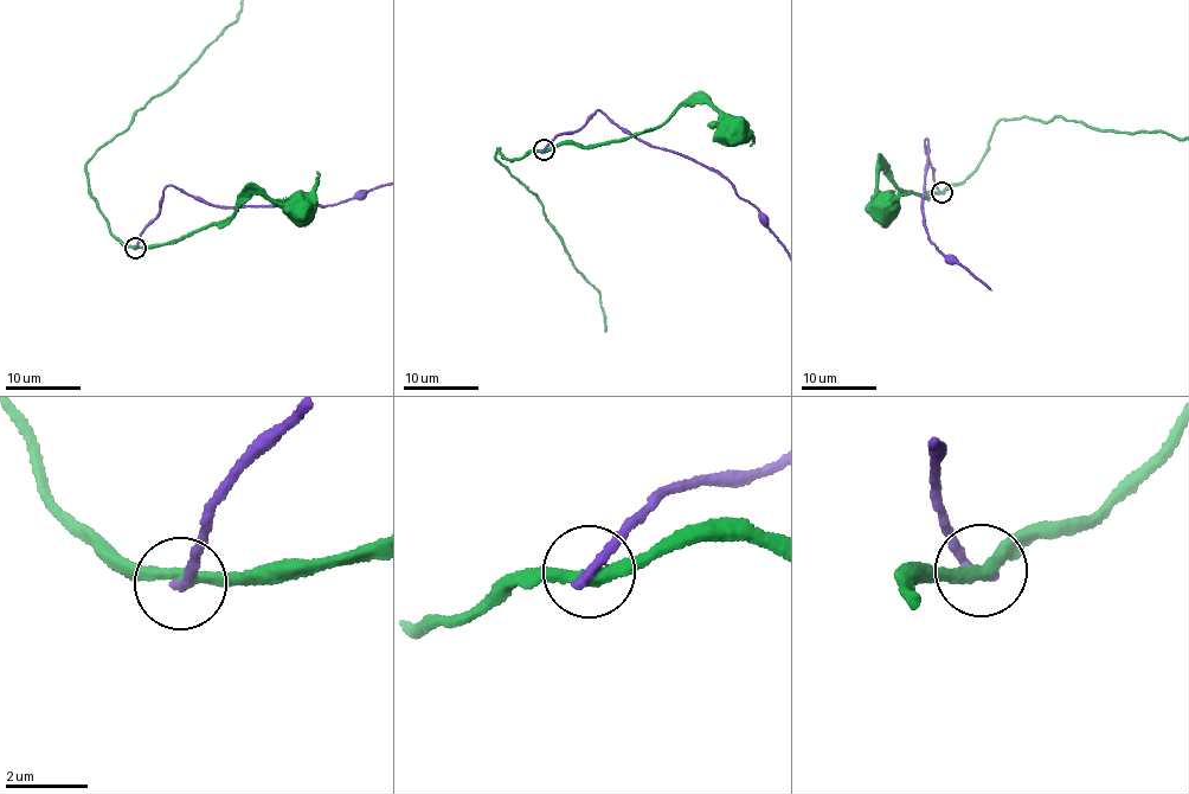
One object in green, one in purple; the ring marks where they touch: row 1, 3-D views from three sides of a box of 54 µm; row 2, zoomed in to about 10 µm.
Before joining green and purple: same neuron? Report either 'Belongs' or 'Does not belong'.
Belongs

